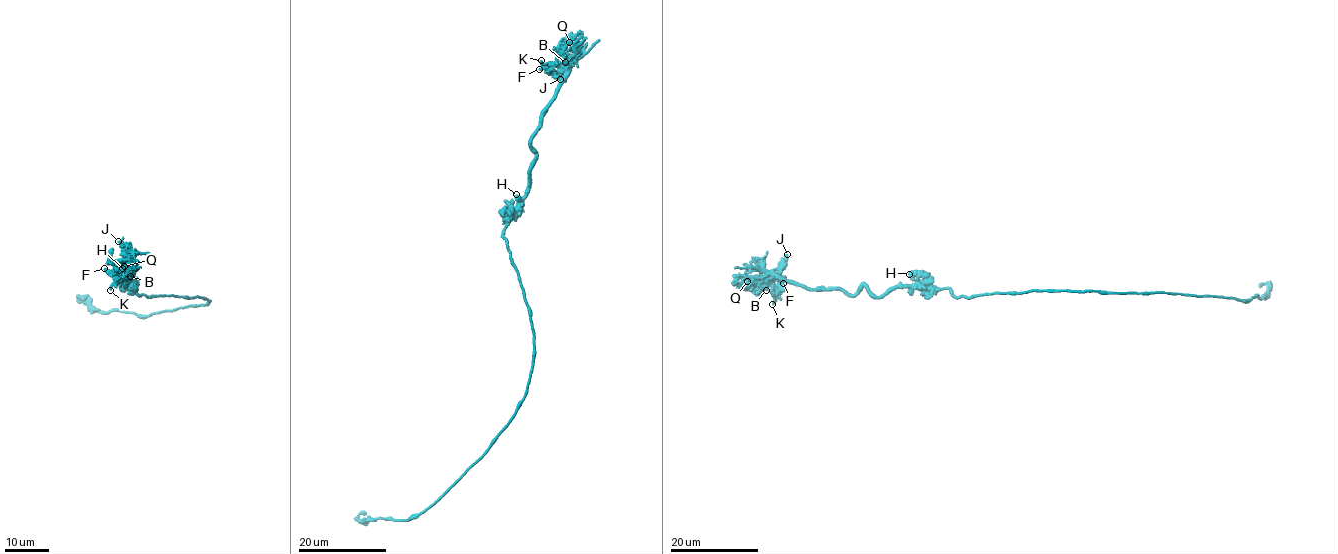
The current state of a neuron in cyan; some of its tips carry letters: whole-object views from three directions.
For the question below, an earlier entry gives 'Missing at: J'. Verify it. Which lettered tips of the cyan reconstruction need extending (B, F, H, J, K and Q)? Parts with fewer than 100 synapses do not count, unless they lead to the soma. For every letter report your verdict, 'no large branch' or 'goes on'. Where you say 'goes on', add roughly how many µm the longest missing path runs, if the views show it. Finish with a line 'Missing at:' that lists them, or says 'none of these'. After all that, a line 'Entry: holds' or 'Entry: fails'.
B: no large branch
F: no large branch
H: no large branch
J: no large branch
K: no large branch
Q: no large branch
Missing at: none of these
Entry: fails

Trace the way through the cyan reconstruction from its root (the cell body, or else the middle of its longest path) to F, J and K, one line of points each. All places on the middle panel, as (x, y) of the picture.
F: (531, 310), (503, 234), (511, 211), (525, 194), (535, 155), (530, 136), (564, 77), (546, 67), (539, 69)
J: (531, 310), (503, 231), (511, 211), (525, 194), (535, 155), (530, 136), (565, 74), (560, 79)
K: (531, 310), (503, 234), (511, 211), (525, 194), (535, 155), (530, 136), (564, 77), (541, 60)

